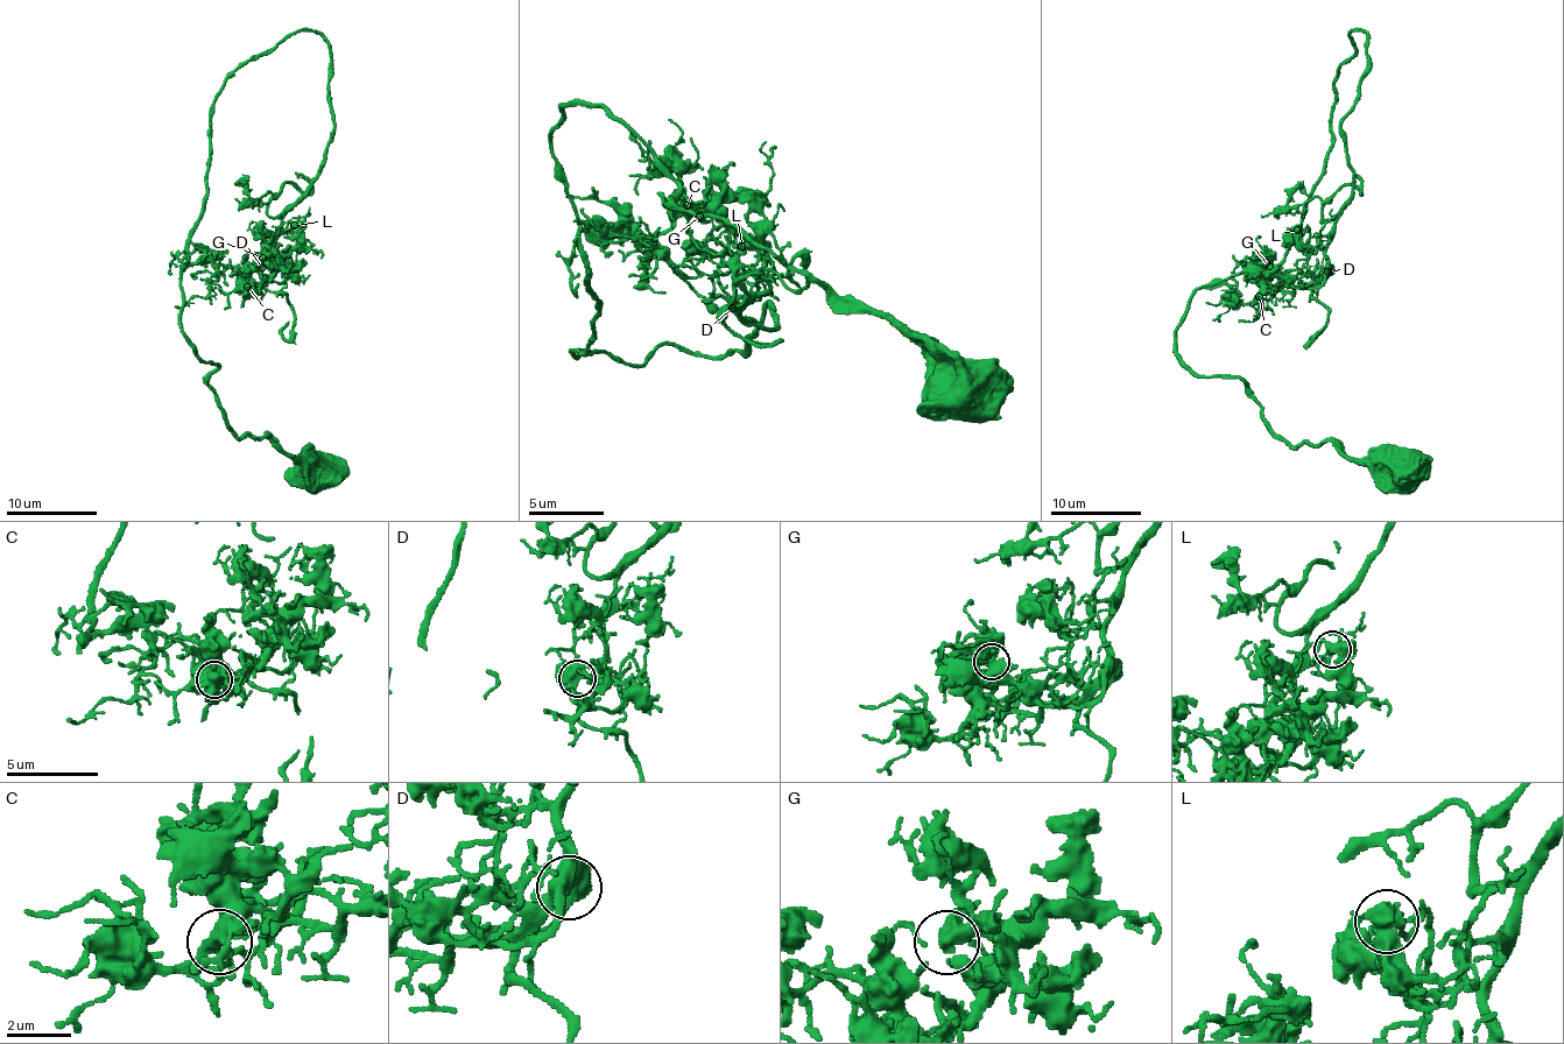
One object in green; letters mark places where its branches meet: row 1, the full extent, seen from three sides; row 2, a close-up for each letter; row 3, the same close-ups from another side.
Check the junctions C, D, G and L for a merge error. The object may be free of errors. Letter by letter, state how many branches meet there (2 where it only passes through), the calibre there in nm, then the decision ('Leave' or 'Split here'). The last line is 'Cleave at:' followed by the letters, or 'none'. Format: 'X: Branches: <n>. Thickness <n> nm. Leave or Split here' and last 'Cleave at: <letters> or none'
C: Branches: 3. Thickness 400 nm. Leave
D: Branches: 3. Thickness 460 nm. Leave
G: Branches: 3. Thickness 420 nm. Leave
L: Branches: 3. Thickness 400 nm. Leave
Cleave at: none

